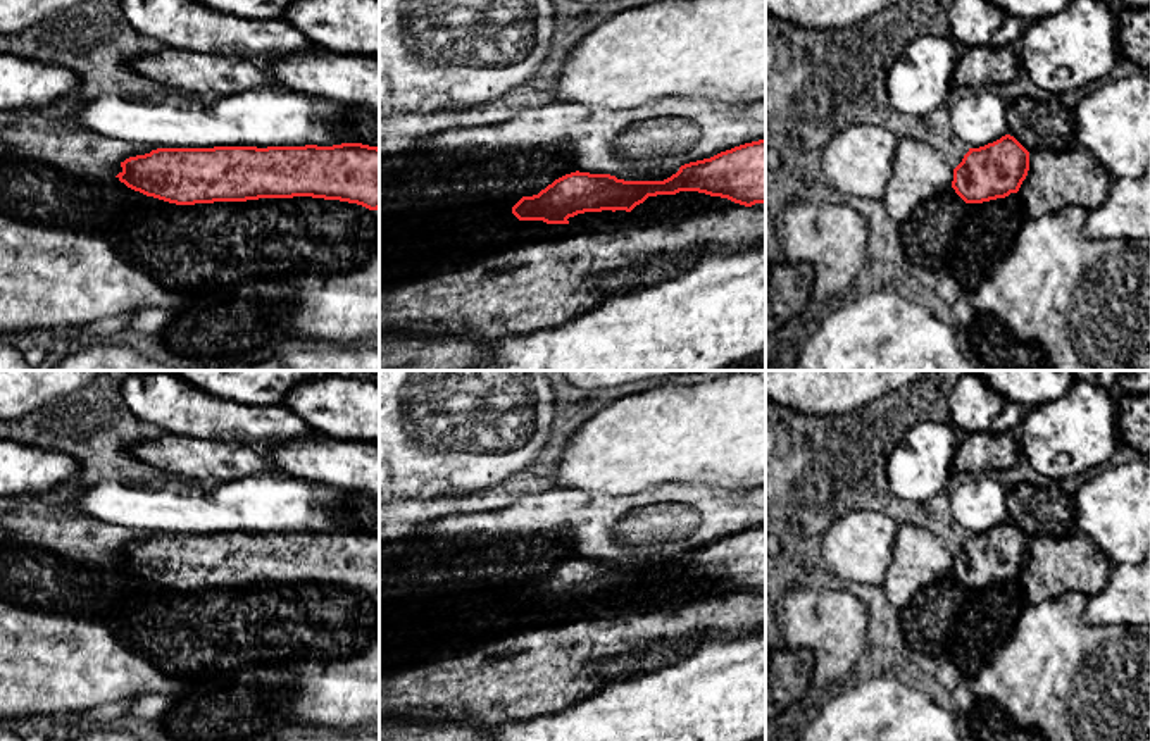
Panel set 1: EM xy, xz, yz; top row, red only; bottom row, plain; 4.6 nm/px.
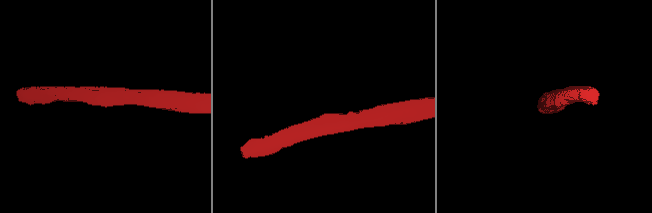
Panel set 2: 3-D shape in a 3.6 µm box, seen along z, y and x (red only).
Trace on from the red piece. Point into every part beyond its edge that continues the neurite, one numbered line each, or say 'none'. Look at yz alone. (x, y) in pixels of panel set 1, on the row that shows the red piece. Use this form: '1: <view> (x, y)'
none

